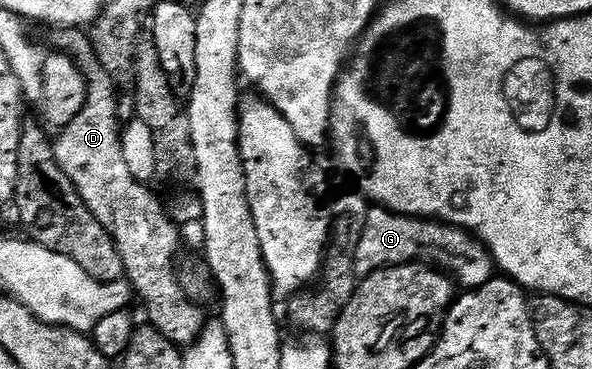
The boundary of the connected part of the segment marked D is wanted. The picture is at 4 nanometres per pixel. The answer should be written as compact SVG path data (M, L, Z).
M56 28L51 31L52 42L57 51L67 52L75 58L78 68L82 72L88 85L88 103L84 106L68 126L59 131L60 139L56 138L54 145L56 158L62 170L70 178L77 189L78 196L85 201L87 208L97 218L98 223L106 228L106 232L114 240L118 252L122 256L124 273L127 281L131 282L132 289L144 301L148 309L147 321L158 332L162 332L175 346L187 348L195 342L197 336L204 331L206 317L200 306L184 299L185 287L182 278L176 275L176 253L180 250L181 227L168 210L160 203L160 198L145 183L140 182L130 172L126 165L126 156L122 154L122 121L120 122L120 102L116 99L117 82L112 79L110 72L102 68L102 60L98 60L98 52L94 52L91 37L80 28Z

